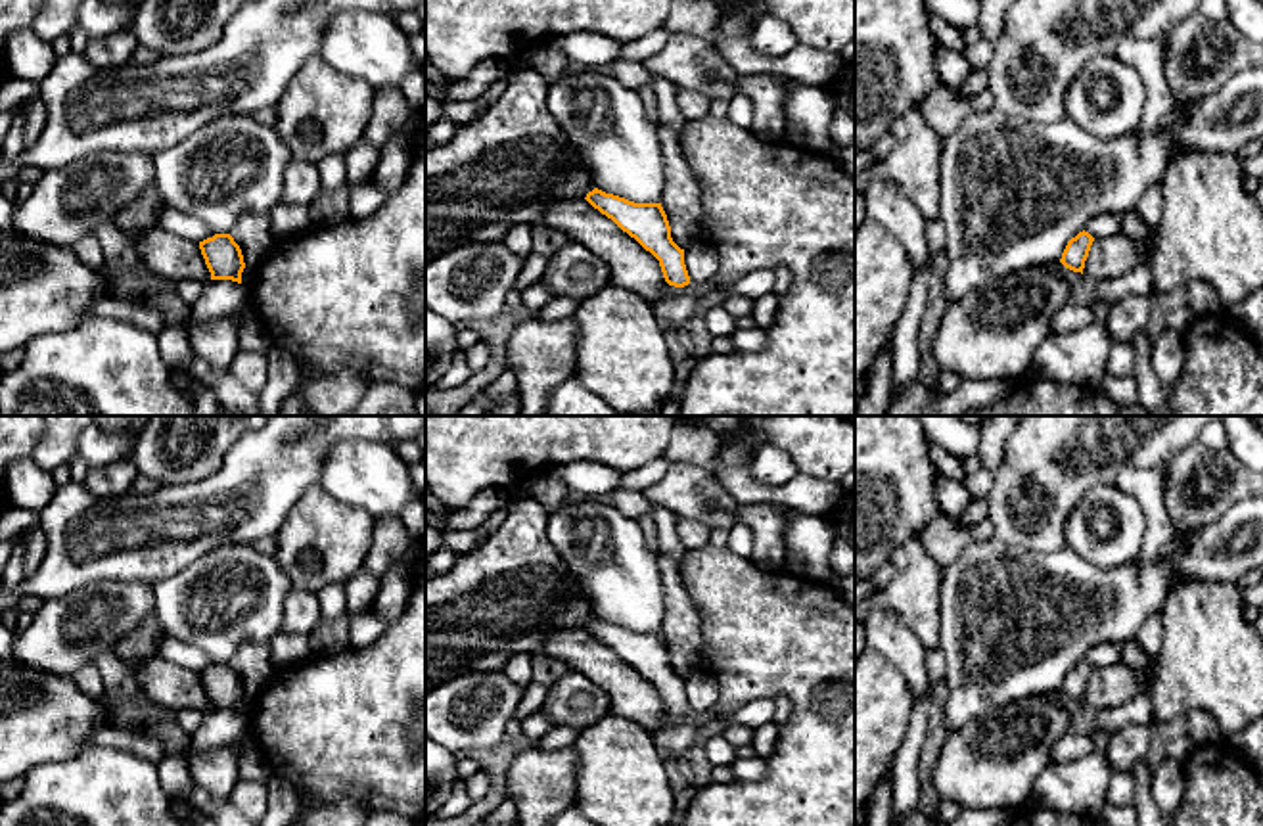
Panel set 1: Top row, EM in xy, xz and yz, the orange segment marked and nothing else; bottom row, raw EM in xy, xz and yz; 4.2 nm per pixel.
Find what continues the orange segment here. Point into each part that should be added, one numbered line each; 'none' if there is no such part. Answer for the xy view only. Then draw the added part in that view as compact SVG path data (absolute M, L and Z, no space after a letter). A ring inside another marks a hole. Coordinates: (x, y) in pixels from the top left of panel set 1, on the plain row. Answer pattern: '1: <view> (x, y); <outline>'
none

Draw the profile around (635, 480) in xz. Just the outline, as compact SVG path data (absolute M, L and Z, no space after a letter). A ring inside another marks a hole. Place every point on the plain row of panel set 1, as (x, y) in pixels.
M657 458L646 466L640 466L636 470L629 470L623 473L621 477L621 489L627 491L644 491L652 485L655 485L671 468L673 462L669 462L667 458Z

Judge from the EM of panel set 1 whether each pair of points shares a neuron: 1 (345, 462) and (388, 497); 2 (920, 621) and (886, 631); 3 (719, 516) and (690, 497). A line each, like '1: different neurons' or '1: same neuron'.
1: same neuron
2: different neurons
3: same neuron

